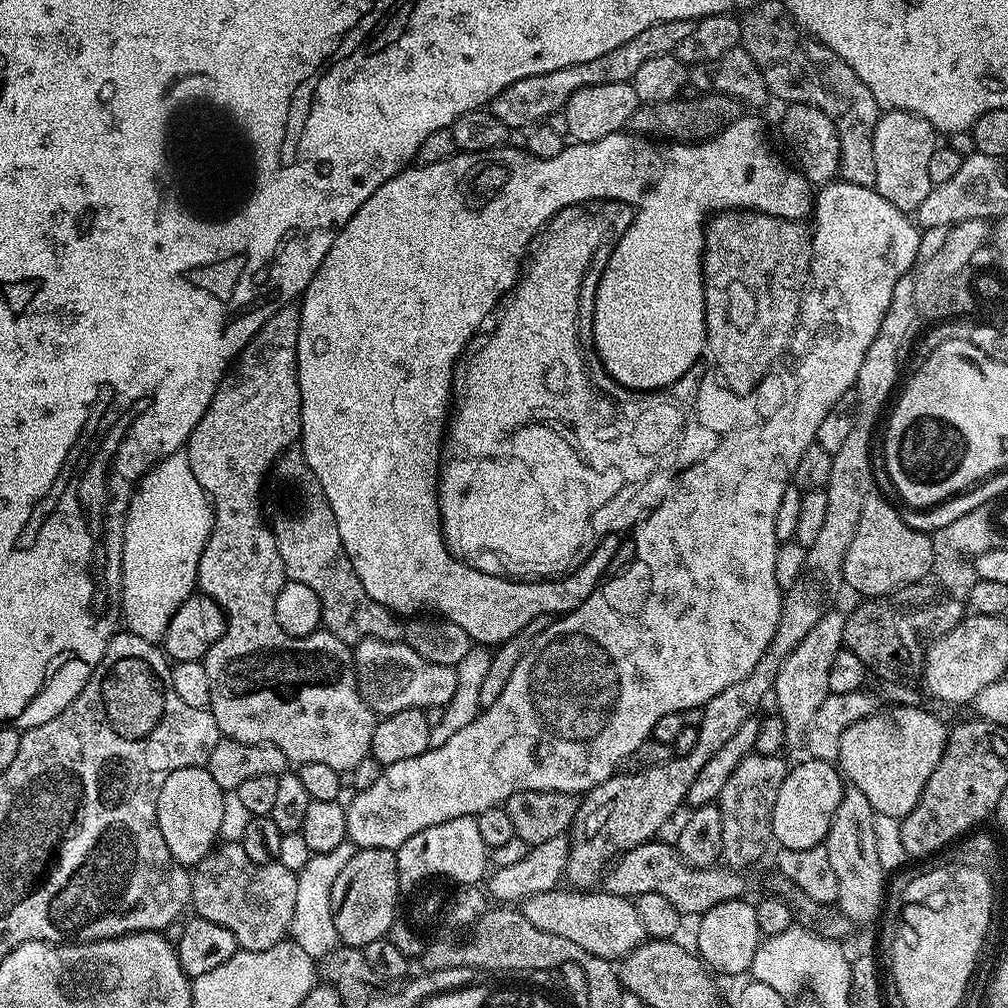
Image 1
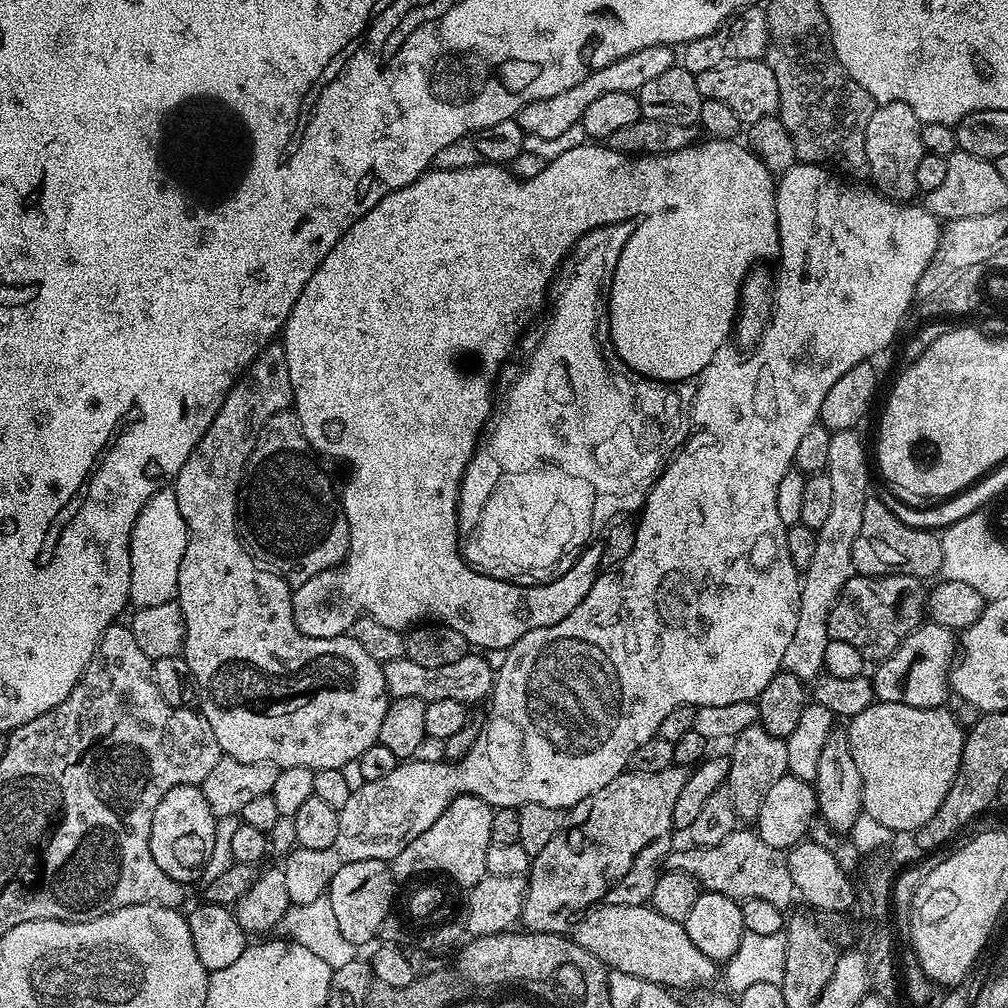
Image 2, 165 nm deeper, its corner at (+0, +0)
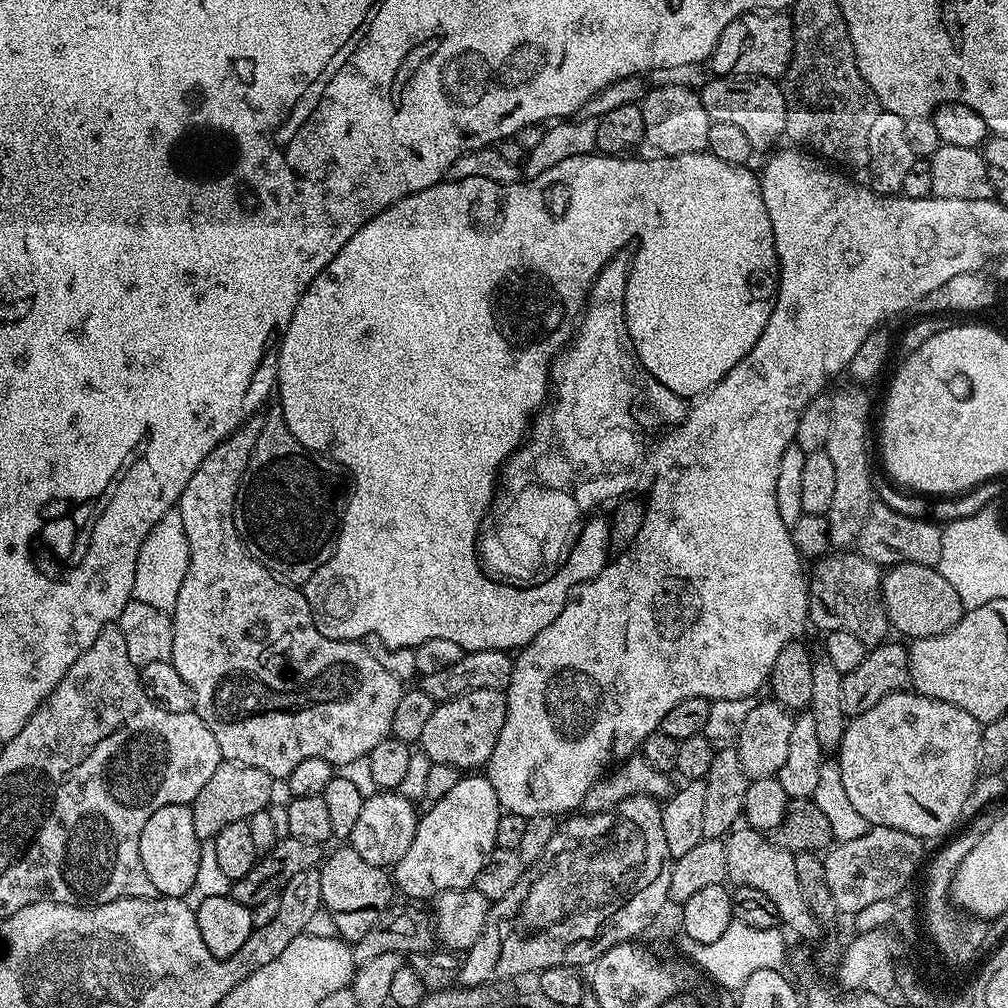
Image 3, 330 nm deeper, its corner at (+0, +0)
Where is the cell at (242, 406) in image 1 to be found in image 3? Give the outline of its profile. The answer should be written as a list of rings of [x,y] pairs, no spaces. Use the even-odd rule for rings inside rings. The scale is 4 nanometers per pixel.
[[[263,419],[248,420],[236,432],[232,432],[202,458],[202,462],[194,470],[190,482],[186,482],[186,490],[182,490],[178,511],[182,514],[182,526],[186,526],[186,542],[190,546],[190,566],[186,570],[186,578],[182,578],[182,587],[178,590],[178,602],[170,613],[172,629],[174,630],[174,650],[171,662],[174,670],[182,674],[186,686],[192,691],[192,702],[196,715],[206,722],[210,734],[214,734],[214,742],[218,742],[218,750],[225,761],[234,764],[254,766],[258,770],[266,770],[274,778],[286,778],[294,766],[306,762],[306,758],[322,758],[334,766],[351,762],[356,758],[368,756],[378,742],[392,735],[394,709],[398,707],[398,698],[402,698],[405,689],[394,674],[389,674],[378,663],[378,658],[370,654],[370,650],[363,643],[355,640],[335,640],[326,638],[316,629],[314,614],[310,610],[310,602],[305,598],[303,591],[287,580],[281,580],[266,566],[262,566],[246,550],[242,538],[236,529],[236,491],[240,489],[240,479],[246,470],[246,462],[254,450],[254,442],[258,442],[258,434],[264,425]]]

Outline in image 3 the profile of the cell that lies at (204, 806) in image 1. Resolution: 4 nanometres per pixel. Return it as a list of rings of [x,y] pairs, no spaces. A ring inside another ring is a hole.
[[[189,805],[162,806],[162,810],[154,810],[154,814],[150,814],[146,826],[142,826],[140,853],[142,866],[146,866],[146,874],[150,882],[154,882],[159,895],[179,900],[188,893],[190,886],[194,886],[201,843],[198,834],[194,834],[194,814]]]

